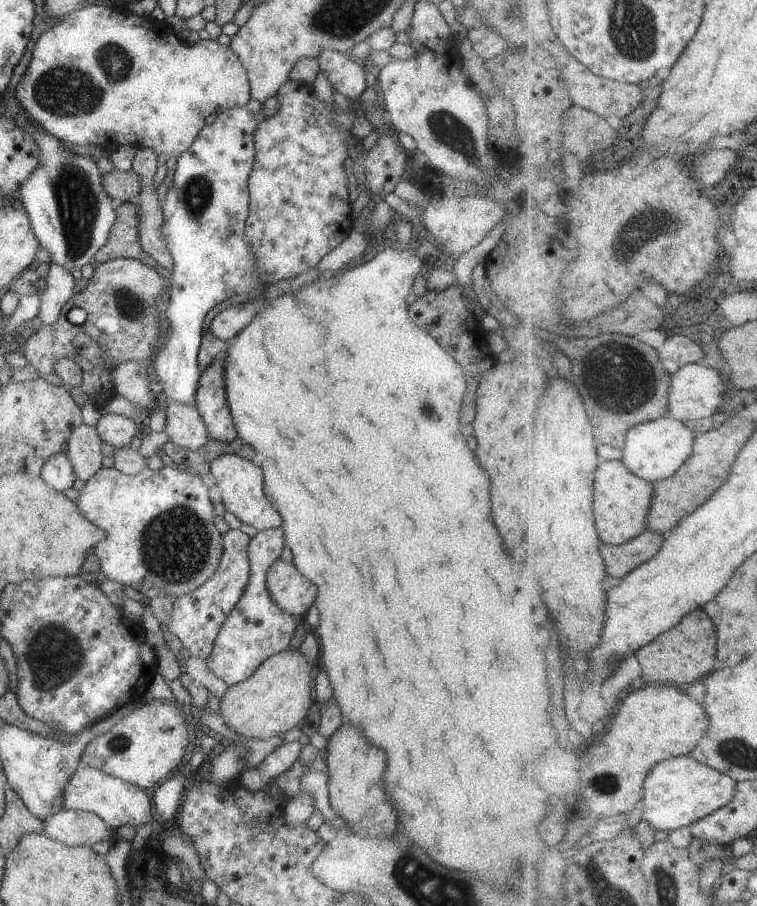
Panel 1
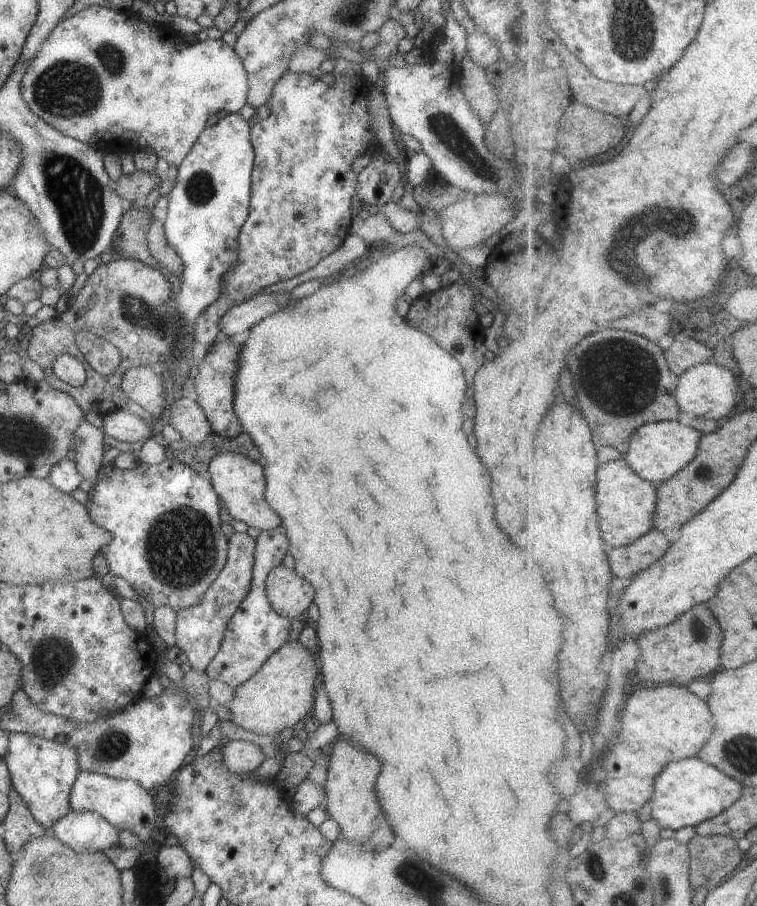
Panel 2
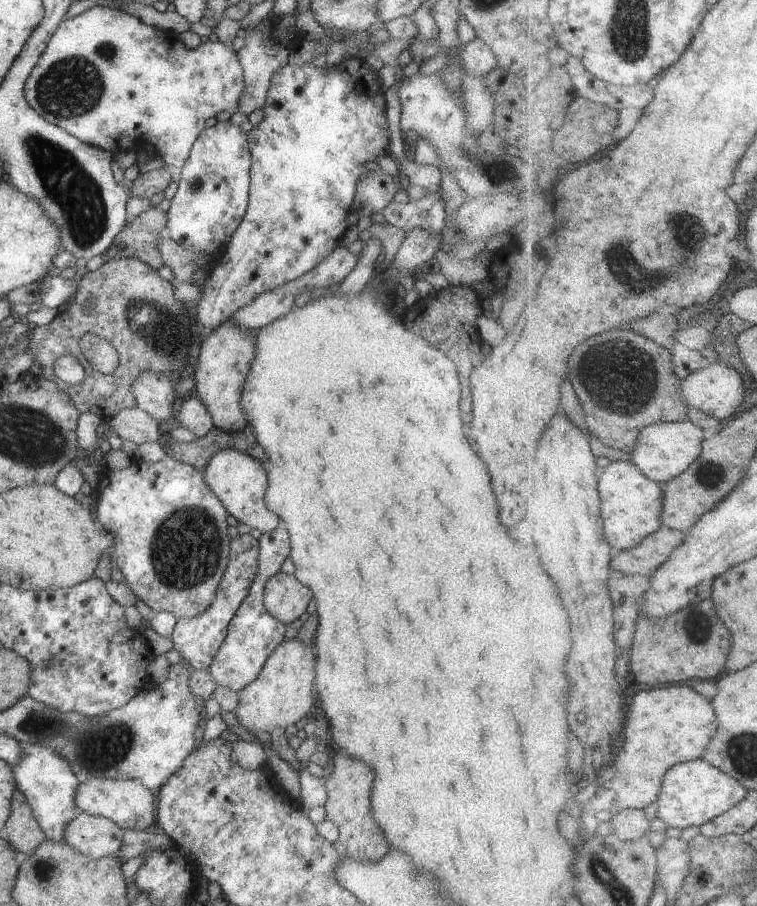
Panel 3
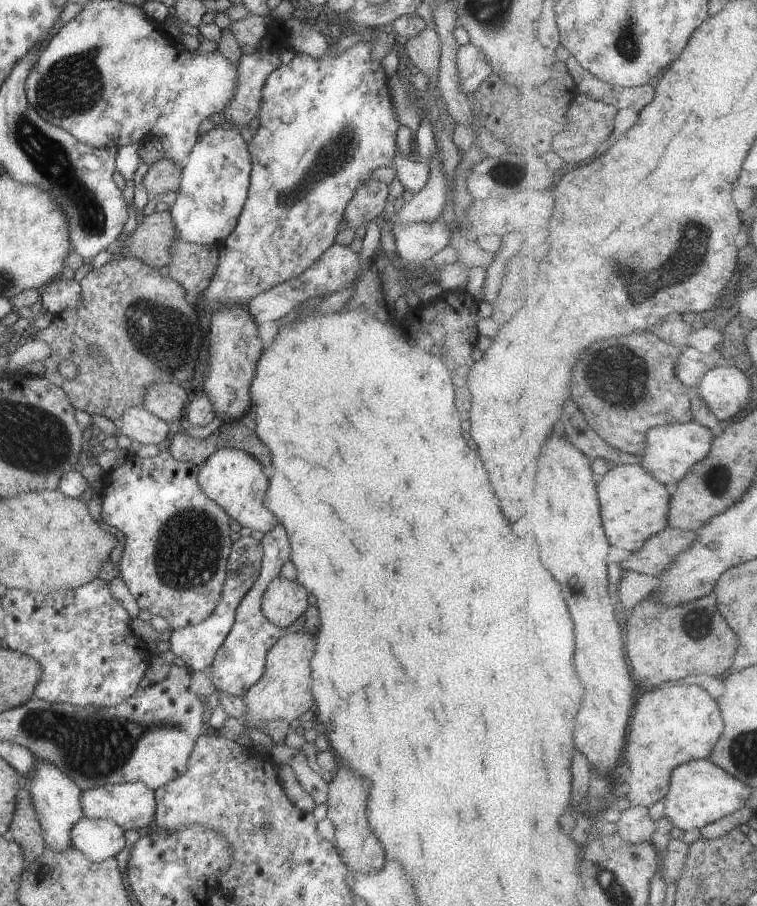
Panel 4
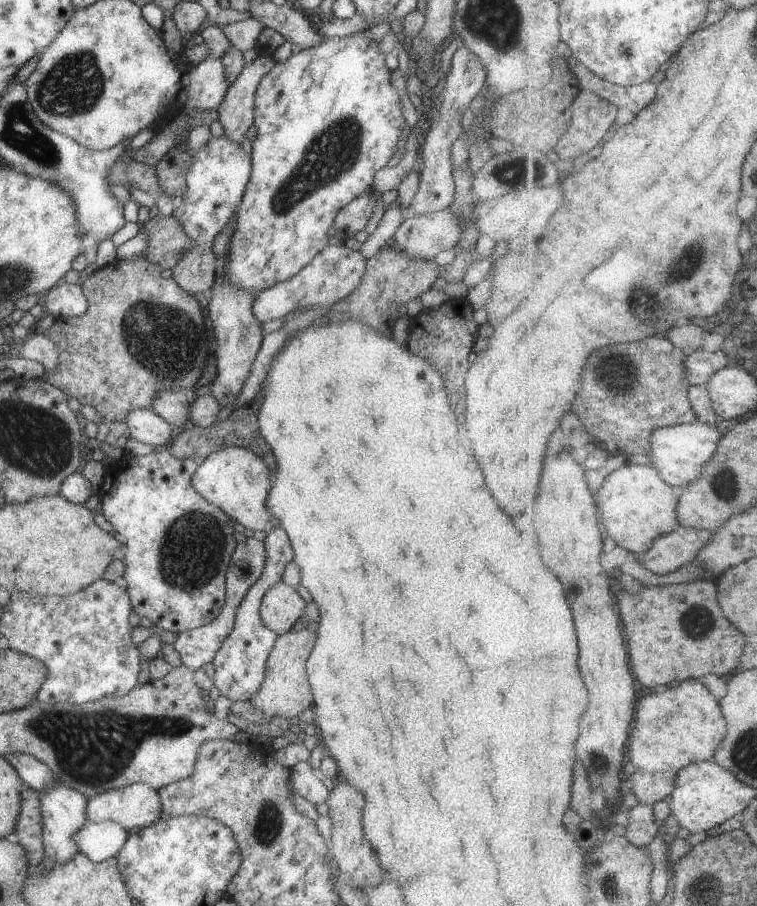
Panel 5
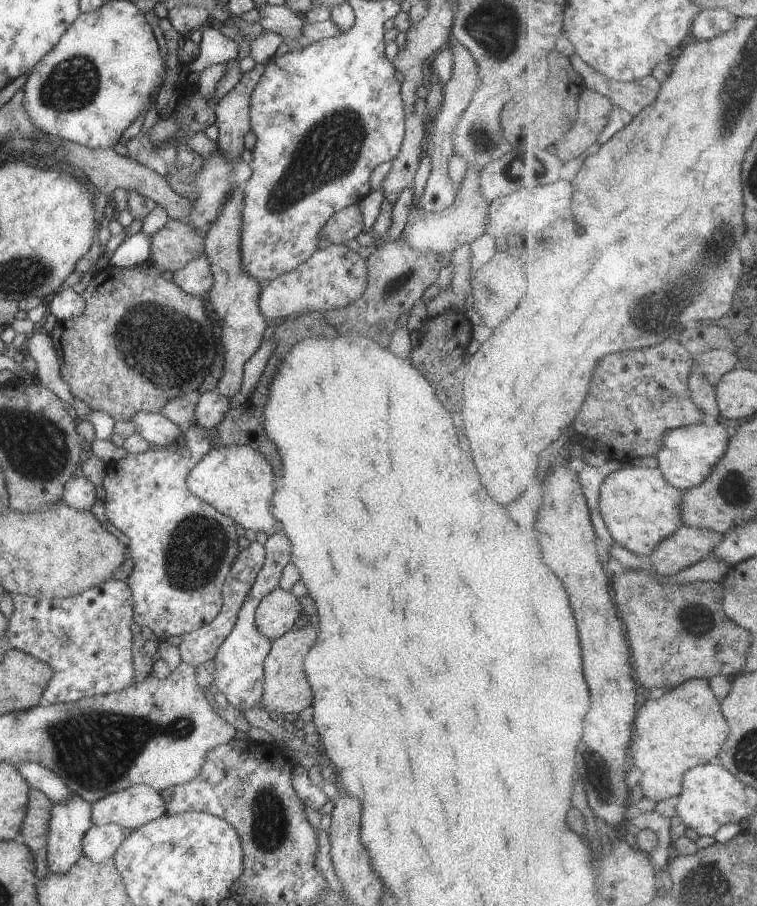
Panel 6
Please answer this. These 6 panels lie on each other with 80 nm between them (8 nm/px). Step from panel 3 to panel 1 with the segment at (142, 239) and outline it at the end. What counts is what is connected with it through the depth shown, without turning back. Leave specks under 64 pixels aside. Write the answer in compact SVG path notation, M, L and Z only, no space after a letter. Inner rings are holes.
M130 202L116 203L115 220L107 234L107 242L97 250L91 263L102 264L120 257L137 260L151 269L158 266L157 262L142 250L137 240L137 208Z

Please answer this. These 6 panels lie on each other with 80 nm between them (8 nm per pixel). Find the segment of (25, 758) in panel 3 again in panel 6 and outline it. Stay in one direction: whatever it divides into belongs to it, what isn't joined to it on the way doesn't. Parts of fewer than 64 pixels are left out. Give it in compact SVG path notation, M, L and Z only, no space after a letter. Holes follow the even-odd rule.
M73 795L65 802L50 808L48 835L46 840L46 872L54 875L66 873L82 854L81 837L91 828L90 805L80 796Z

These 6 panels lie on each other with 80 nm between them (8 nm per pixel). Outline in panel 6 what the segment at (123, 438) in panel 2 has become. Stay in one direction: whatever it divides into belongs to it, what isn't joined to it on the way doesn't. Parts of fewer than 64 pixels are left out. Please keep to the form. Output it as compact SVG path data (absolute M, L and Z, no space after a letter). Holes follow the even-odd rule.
M139 411L130 418L130 421L135 425L135 433L142 436L151 447L171 447L175 444L175 440L183 434L176 424L167 420L159 412Z

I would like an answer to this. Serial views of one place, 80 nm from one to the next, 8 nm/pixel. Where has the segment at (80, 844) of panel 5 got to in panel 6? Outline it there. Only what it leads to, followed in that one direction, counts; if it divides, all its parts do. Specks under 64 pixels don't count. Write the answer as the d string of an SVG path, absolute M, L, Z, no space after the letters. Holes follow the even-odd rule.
M113 823L91 825L81 837L82 854L93 864L112 856L126 837L126 830Z

